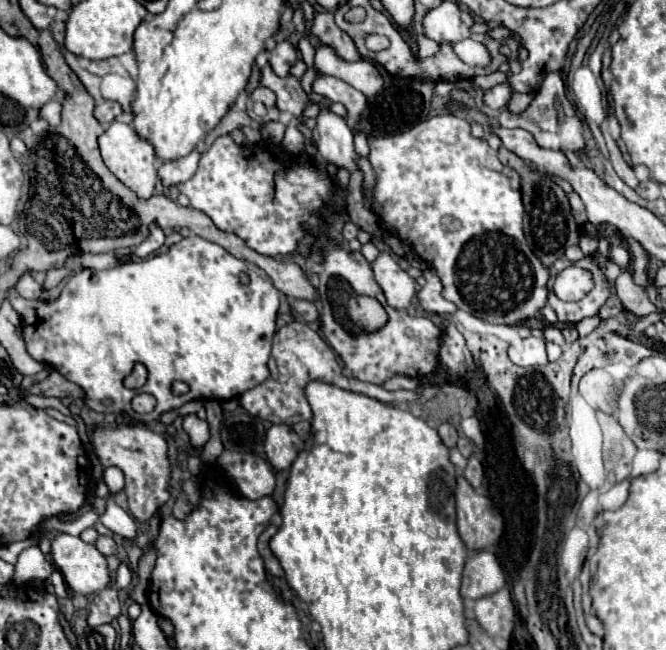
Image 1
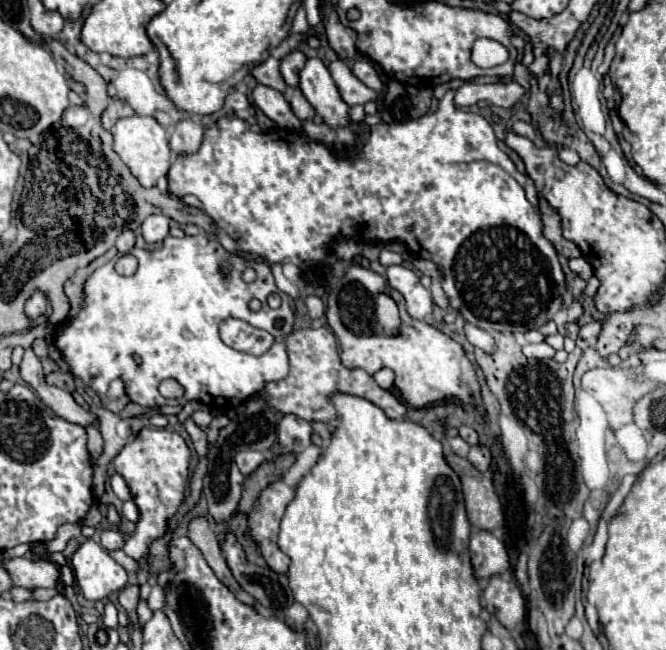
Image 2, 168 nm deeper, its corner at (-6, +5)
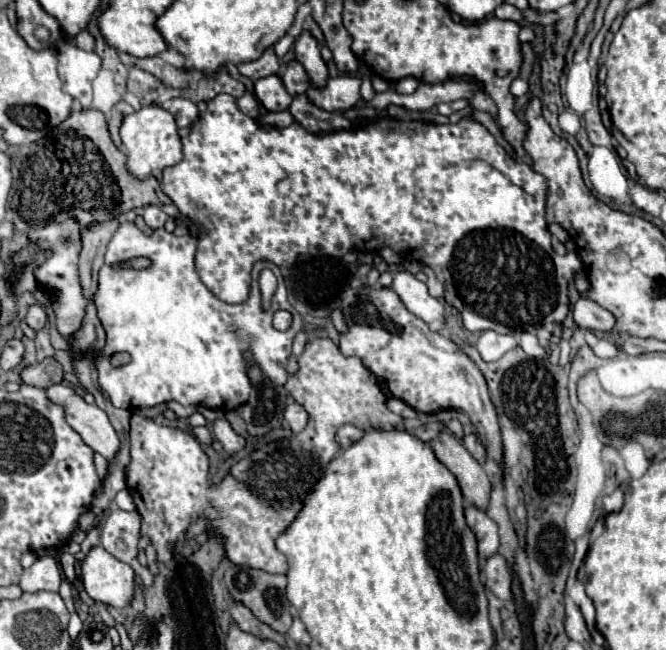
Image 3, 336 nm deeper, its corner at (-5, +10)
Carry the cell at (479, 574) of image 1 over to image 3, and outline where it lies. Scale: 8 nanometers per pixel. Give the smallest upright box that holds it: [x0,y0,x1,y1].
[465,505,501,559]

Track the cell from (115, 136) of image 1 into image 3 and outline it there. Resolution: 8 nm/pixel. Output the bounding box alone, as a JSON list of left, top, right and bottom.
[119,105,183,181]

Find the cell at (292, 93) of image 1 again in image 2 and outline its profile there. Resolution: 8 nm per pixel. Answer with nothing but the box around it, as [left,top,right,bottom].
[252,56,286,92]

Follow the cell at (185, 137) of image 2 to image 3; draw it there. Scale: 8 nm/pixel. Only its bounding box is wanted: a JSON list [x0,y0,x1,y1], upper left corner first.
[169,97,197,127]

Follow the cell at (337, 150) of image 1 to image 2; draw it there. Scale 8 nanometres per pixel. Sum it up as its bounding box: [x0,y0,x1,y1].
[300,58,348,126]

